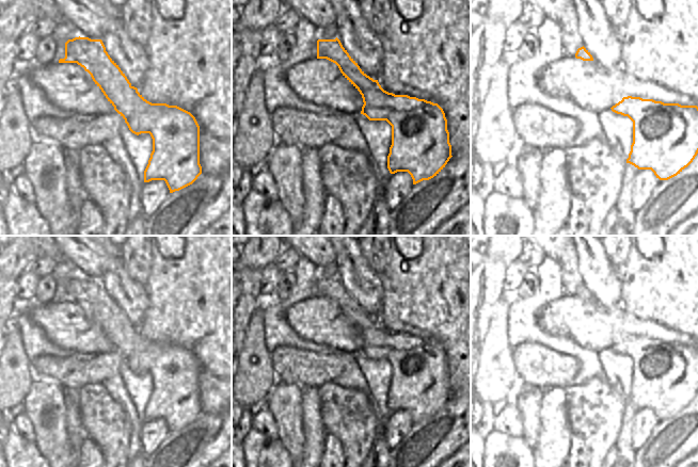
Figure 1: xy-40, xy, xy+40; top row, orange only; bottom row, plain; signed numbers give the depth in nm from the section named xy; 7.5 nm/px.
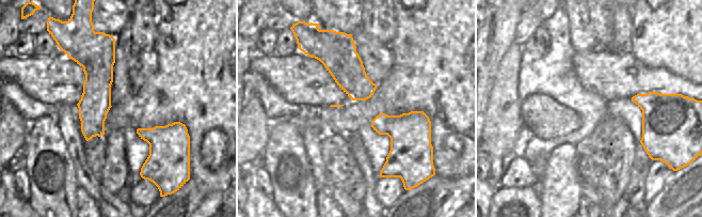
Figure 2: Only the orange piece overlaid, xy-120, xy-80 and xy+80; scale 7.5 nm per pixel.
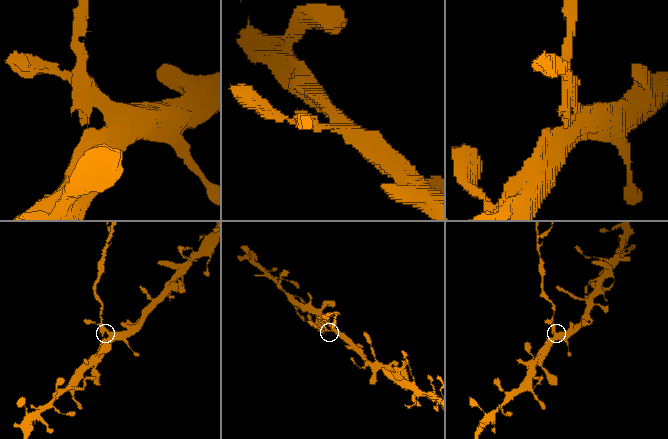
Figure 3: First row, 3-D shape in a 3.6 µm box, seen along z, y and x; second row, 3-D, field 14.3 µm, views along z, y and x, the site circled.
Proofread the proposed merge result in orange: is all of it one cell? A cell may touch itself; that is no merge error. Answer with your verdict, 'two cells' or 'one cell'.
two cells

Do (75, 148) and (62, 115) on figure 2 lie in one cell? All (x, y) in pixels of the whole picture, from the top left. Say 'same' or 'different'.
same

